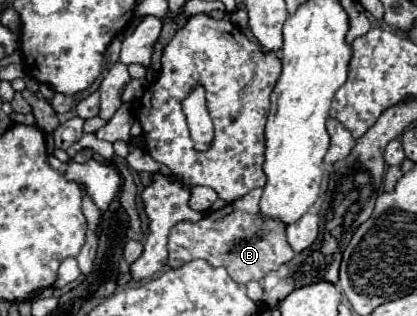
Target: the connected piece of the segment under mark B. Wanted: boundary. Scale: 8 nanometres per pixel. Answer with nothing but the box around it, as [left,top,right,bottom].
[169,189,293,283]

